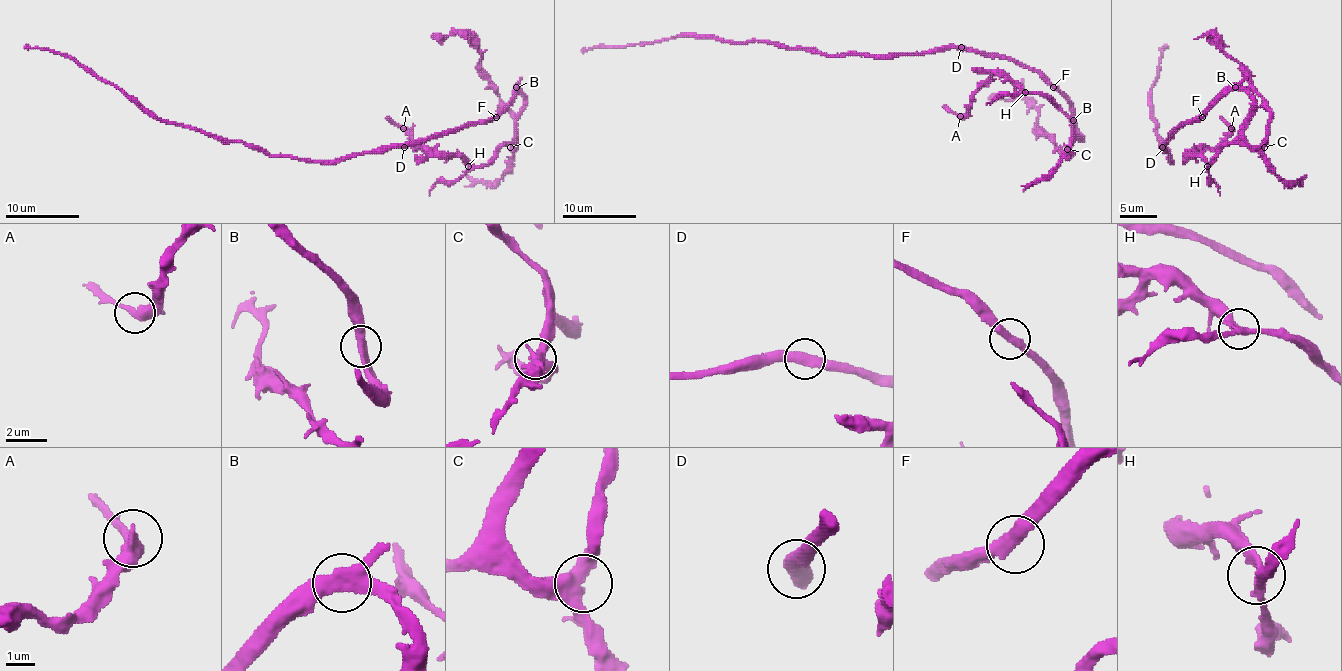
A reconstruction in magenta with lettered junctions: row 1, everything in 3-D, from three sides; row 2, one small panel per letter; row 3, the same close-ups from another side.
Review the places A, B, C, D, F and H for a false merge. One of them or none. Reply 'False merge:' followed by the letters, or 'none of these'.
False merge: none of these

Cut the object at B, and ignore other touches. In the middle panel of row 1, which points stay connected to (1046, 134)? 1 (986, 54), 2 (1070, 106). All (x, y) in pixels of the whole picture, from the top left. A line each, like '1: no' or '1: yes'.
1: no
2: no

